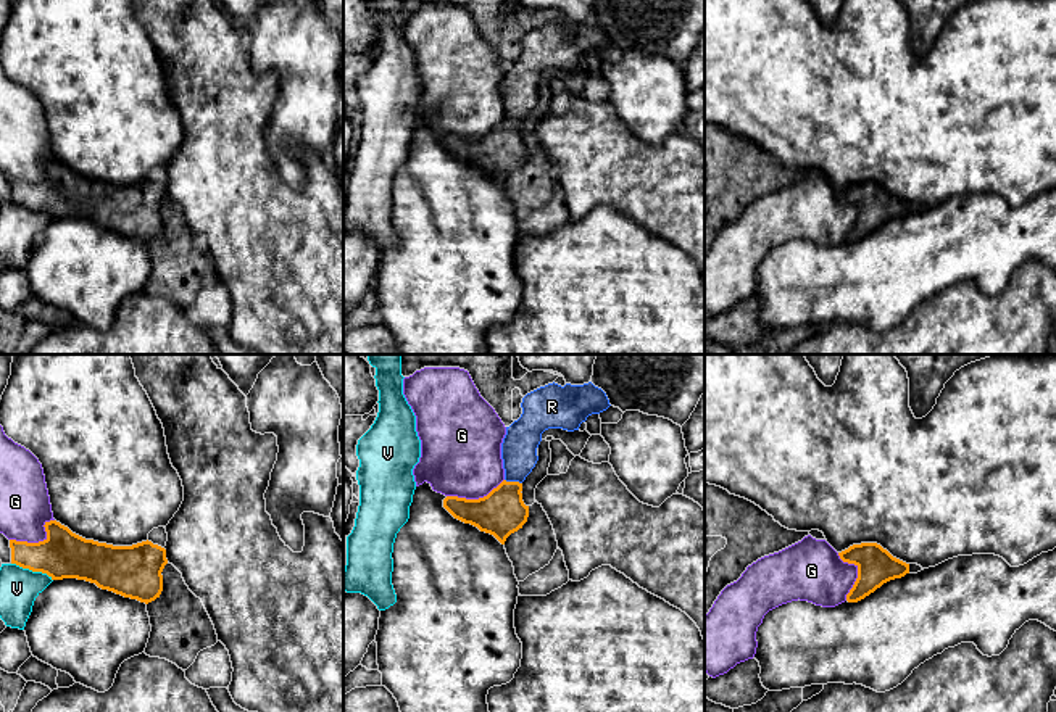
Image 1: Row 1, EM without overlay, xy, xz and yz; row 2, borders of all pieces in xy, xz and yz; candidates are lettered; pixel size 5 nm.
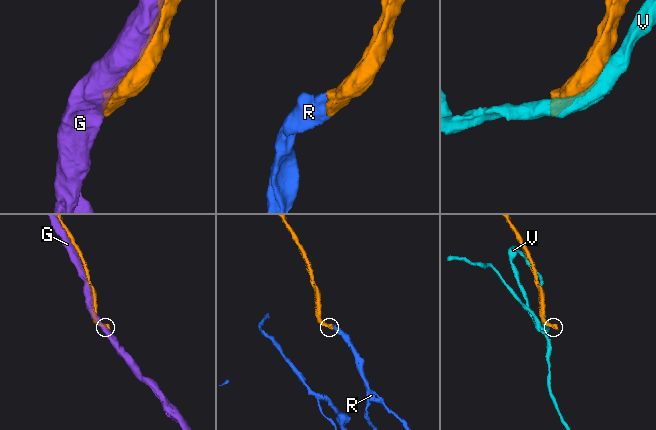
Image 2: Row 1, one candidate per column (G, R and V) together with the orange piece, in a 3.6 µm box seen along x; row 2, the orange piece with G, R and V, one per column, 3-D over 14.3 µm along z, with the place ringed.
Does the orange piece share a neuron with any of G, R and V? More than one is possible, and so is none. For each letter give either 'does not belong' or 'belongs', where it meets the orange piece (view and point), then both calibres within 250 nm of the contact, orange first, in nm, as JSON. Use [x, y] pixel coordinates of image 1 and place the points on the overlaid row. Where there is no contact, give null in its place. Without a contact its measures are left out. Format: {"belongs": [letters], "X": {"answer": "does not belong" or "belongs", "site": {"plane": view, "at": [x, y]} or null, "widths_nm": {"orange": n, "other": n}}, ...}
{"belongs": ["R"], "G": {"answer": "does not belong", "site": {"plane": "xy", "at": [39, 542]}, "widths_nm": {"orange": 240, "other": 260}}, "R": {"answer": "belongs", "site": {"plane": "xz", "at": [513, 482]}, "widths_nm": {"orange": 220, "other": 180}}, "V": {"answer": "does not belong", "site": {"plane": "xy", "at": [33, 571]}, "widths_nm": {"orange": 240, "other": 190}}}

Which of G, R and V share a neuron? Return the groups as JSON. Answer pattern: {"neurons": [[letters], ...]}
{"neurons": [["G"], ["R"], ["V"]]}

